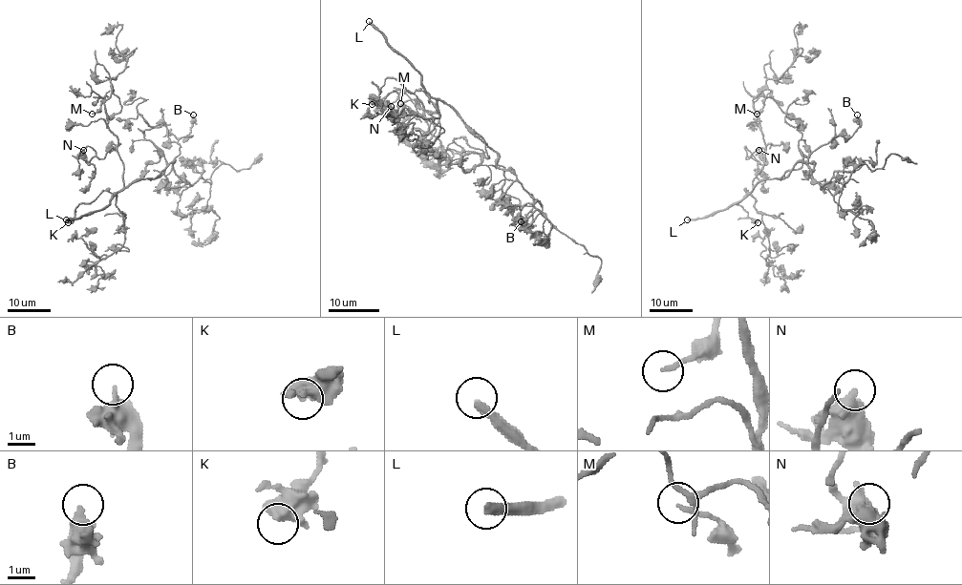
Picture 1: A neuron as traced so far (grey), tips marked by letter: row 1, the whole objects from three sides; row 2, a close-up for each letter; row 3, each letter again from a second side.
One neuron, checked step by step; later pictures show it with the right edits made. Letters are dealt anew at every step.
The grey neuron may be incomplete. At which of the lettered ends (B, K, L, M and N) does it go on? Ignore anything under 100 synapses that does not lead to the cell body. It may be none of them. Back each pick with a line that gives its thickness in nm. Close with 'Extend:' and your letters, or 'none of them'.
L: 340 nm
Extend: L

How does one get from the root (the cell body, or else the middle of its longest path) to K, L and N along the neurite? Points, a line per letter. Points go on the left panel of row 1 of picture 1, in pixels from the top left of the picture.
K: (135, 179), (117, 192), (103, 191), (89, 203), (80, 203), (75, 210), (75, 216), (68, 222)
L: (135, 179), (119, 190), (101, 209), (66, 219)
N: (135, 179), (124, 185), (123, 162), (114, 148), (103, 158), (88, 146), (78, 156), (83, 150)

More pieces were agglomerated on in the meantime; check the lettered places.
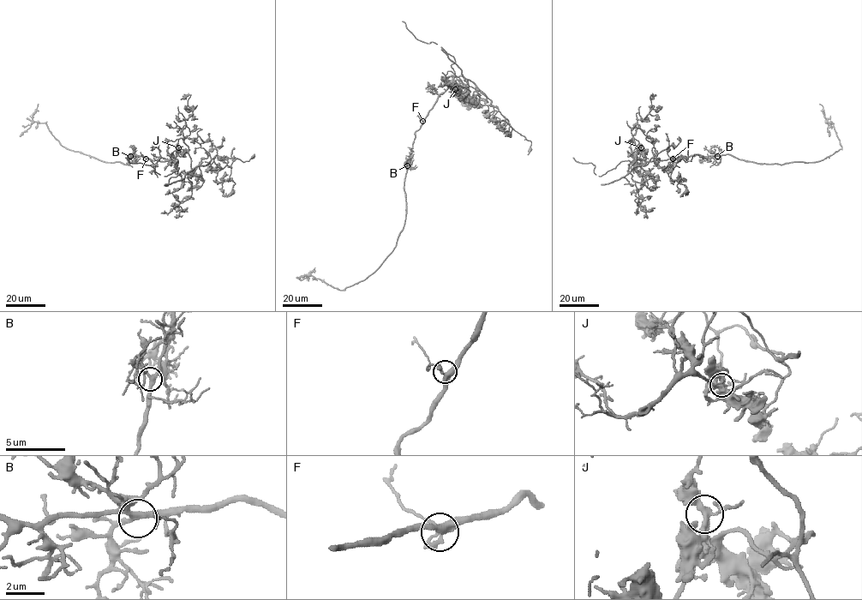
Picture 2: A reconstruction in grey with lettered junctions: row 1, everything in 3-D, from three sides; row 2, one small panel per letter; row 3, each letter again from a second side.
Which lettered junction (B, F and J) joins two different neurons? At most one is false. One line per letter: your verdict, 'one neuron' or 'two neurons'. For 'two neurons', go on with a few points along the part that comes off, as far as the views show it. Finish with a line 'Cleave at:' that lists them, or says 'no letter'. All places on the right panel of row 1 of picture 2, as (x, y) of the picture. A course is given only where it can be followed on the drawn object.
B: one neuron
F: one neuron
J: two neurons | (641, 147), (639, 158), (646, 161), (726, 153), (756, 163), (817, 162), (842, 147), (819, 104)
Cleave at: J

